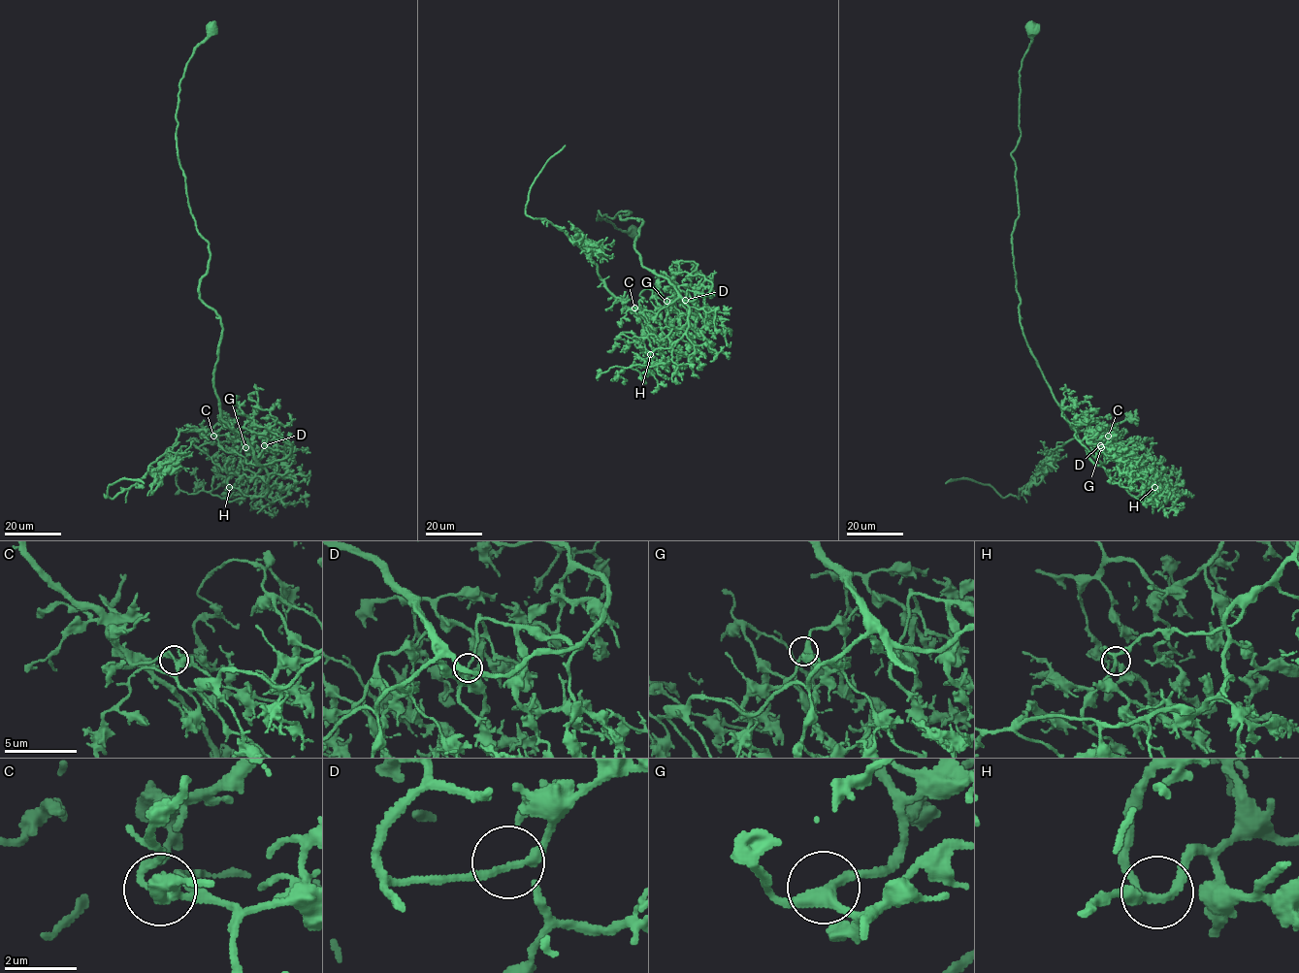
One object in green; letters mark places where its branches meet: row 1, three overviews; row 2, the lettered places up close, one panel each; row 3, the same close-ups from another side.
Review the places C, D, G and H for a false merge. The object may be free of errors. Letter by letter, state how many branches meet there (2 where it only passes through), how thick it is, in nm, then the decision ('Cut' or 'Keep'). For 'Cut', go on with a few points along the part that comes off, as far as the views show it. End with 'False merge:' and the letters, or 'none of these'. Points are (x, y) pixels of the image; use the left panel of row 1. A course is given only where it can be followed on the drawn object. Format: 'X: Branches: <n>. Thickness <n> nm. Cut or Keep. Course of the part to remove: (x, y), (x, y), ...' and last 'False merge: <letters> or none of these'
C: Branches: 3. Thickness 220 nm. Cut. Course of the part to remove: (213, 436), (181, 431), (140, 479), (112, 499), (104, 495), (122, 479), (144, 483)
D: Branches: 3. Thickness 170 nm. Keep
G: Branches: 3. Thickness 320 nm. Keep
H: Branches: 3. Thickness 200 nm. Keep
False merge: C

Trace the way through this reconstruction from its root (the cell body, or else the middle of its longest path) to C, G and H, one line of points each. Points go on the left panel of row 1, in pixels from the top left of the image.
C: (211, 29), (180, 81), (176, 148), (209, 245), (200, 298), (222, 328), (219, 415), (257, 464), (213, 436)
G: (211, 29), (180, 81), (176, 148), (209, 245), (200, 298), (222, 328), (219, 415), (256, 465), (245, 447)
H: (211, 29), (176, 148), (222, 328), (219, 415), (268, 476), (263, 496), (229, 487)

